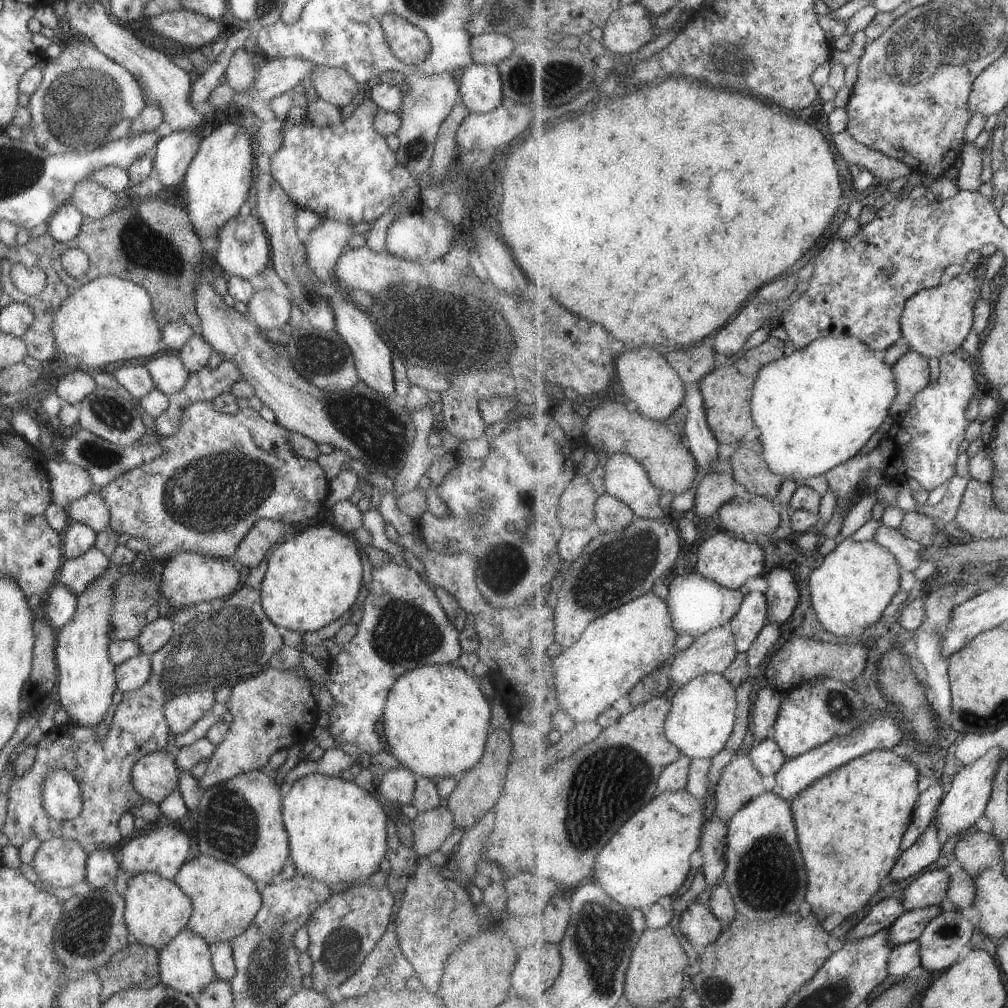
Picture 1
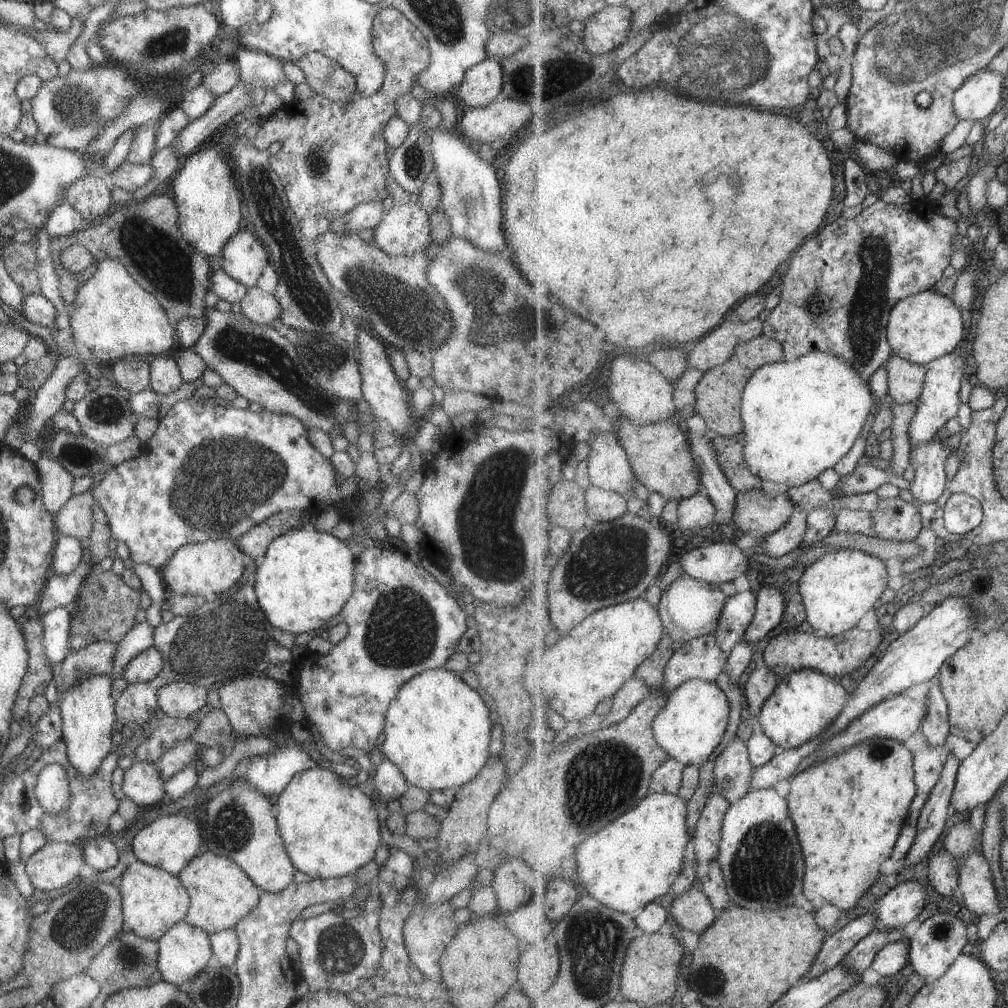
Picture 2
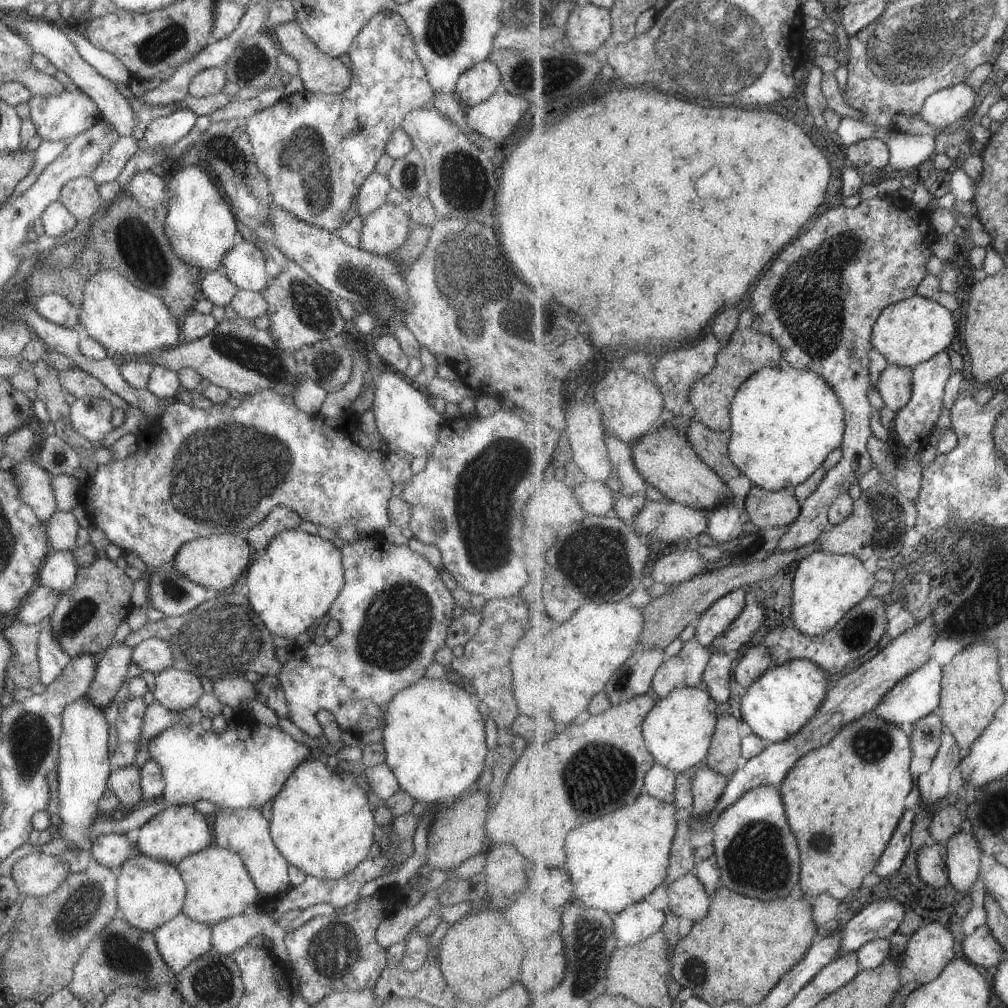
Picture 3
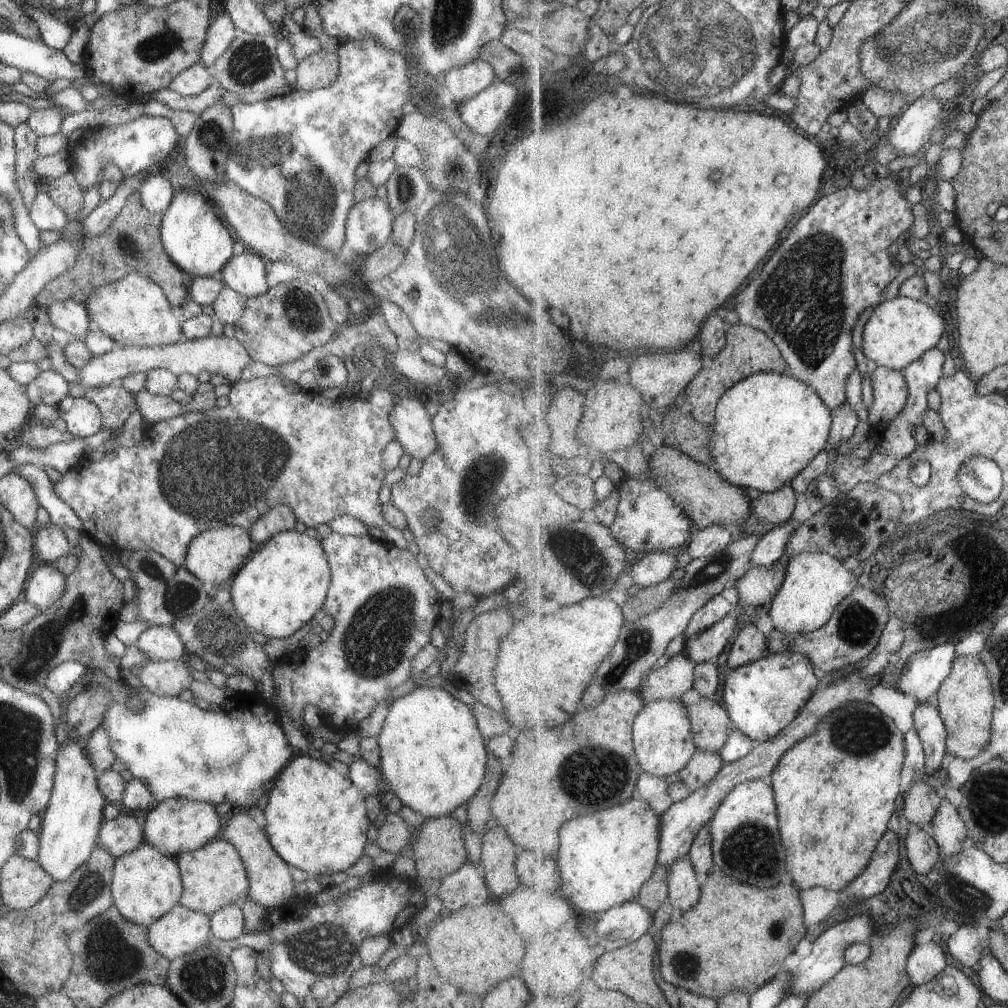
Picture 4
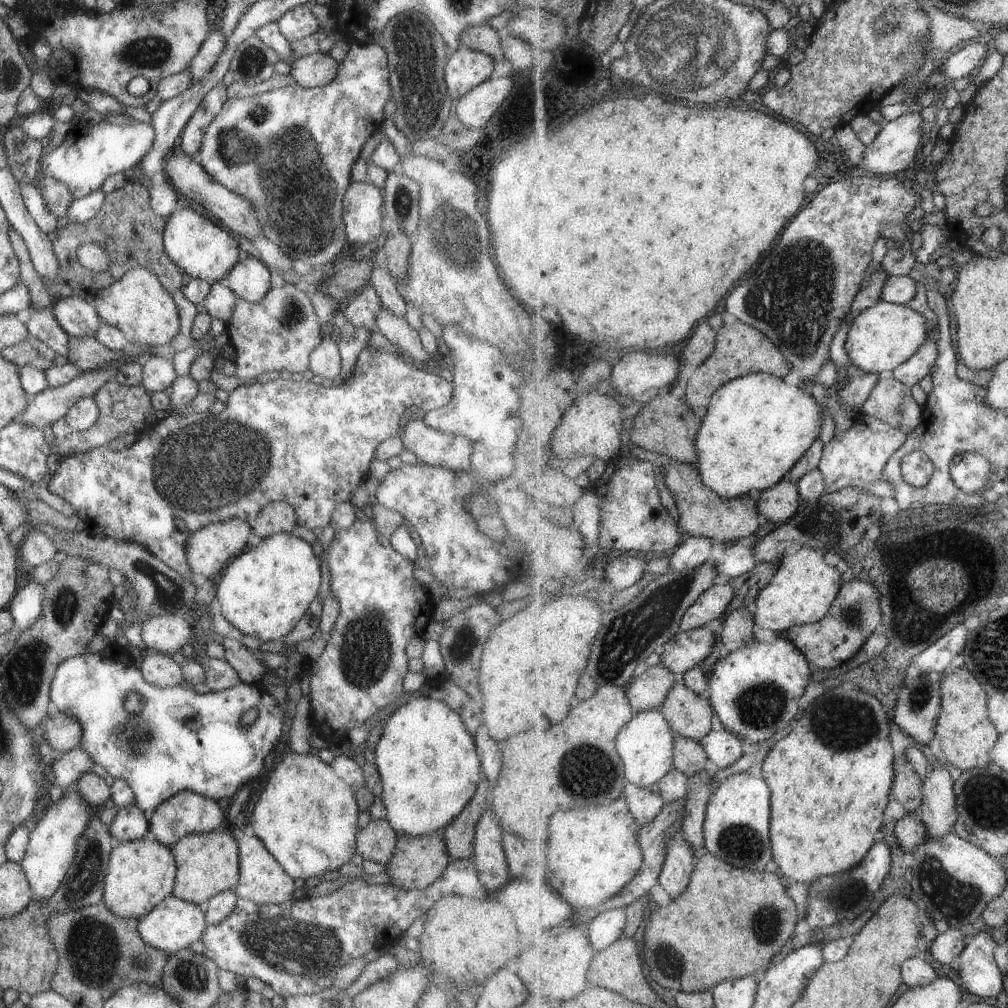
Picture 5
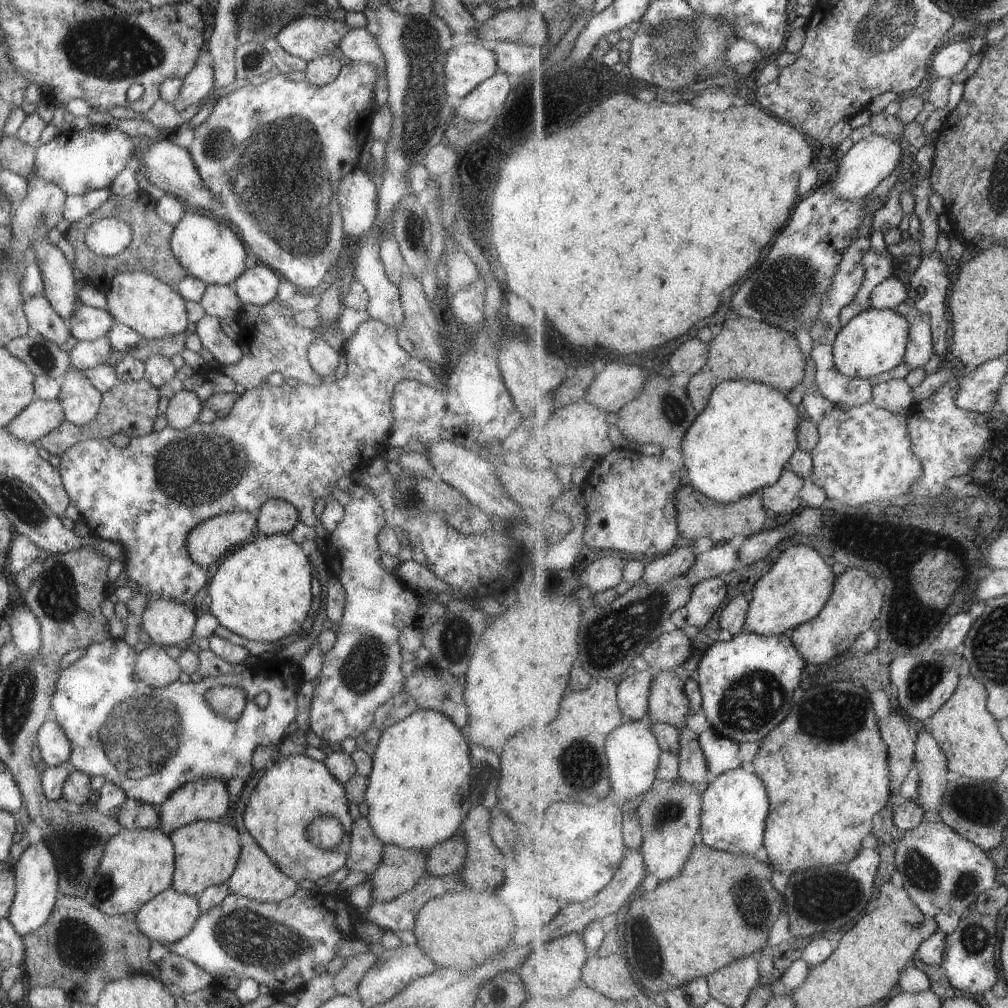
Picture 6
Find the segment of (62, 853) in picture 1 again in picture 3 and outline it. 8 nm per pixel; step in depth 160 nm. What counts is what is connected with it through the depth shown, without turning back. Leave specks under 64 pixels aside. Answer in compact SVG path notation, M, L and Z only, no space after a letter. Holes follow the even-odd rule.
M32 850L13 864L8 878L17 894L37 898L53 893L68 873L67 864L61 864L56 856Z

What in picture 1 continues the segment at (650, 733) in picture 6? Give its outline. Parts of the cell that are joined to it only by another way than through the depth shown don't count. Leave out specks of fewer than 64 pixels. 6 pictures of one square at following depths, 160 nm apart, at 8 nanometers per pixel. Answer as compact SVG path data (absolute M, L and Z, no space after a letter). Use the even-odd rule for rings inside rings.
M719 673L701 675L679 688L671 698L672 711L667 717L667 738L691 760L712 759L717 756L734 734L738 691L725 676Z

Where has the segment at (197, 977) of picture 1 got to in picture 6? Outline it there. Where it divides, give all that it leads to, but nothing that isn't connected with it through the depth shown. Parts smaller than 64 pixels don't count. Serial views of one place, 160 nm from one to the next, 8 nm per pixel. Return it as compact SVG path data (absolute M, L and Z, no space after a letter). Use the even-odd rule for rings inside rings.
M171 886L134 913L137 930L148 940L171 944L189 932L200 911L195 895L178 894Z

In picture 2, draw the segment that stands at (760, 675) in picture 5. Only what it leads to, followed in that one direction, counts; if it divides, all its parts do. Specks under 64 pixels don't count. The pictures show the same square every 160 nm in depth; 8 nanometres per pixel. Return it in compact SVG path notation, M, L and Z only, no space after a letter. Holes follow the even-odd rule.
M801 669L786 677L777 685L758 718L764 734L752 734L747 741L754 768L769 764L781 750L798 749L817 739L838 719L850 696L837 678L819 671Z

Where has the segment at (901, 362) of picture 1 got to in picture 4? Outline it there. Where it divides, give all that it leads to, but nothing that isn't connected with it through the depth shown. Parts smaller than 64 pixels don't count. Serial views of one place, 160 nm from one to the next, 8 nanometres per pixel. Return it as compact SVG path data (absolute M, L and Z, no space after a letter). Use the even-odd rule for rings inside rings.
M873 367L870 369L874 401L868 409L868 421L873 426L879 422L891 422L905 411L907 404L907 380L903 371Z

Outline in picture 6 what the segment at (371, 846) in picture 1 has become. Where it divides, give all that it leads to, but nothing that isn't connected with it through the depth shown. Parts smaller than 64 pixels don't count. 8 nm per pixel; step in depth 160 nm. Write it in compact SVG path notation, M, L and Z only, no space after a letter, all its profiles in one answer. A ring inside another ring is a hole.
M289 754L266 768L265 774L253 788L243 810L243 825L283 876L295 883L300 880L315 883L345 865L349 842L344 838L333 850L321 850L307 840L307 826L315 816L327 814L339 820L343 834L347 836L352 828L348 804L343 784L331 776L322 762L316 762L304 754Z

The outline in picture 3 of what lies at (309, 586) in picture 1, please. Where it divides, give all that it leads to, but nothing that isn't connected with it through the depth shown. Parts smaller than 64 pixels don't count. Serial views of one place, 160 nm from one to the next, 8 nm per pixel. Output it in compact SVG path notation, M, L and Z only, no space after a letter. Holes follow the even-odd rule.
M286 529L279 532L268 544L254 554L243 575L244 596L249 611L257 616L257 620L272 636L295 638L308 629L327 613L331 602L343 587L343 570L339 549L330 541L319 536L311 536L298 529Z

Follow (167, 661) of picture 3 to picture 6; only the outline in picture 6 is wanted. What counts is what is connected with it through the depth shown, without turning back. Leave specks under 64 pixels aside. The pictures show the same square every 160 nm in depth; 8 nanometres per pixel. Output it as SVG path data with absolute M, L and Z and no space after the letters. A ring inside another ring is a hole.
M151 597L141 612L140 628L152 643L174 646L189 642L195 622L196 614L187 603Z

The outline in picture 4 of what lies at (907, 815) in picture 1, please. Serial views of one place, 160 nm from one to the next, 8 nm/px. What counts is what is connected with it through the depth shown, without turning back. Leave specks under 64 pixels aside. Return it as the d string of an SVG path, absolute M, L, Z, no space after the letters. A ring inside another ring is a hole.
M851 702L823 718L817 732L793 744L771 774L789 872L799 889L823 887L841 893L869 866L881 838L889 831L897 798L902 796L905 738L897 724L871 704Z

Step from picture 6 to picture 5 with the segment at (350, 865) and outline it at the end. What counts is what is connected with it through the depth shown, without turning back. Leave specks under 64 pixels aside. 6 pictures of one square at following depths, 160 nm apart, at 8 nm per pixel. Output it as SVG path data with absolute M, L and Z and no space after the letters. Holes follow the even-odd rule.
M369 820L355 834L355 851L363 860L385 865L395 850L398 834L385 820Z

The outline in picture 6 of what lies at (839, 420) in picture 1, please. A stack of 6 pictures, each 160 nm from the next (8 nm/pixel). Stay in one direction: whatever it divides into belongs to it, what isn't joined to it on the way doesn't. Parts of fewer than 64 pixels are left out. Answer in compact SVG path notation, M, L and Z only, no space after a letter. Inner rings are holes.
M729 380L715 388L709 405L683 438L687 484L719 504L733 504L779 483L800 448L801 412L783 393L751 380Z

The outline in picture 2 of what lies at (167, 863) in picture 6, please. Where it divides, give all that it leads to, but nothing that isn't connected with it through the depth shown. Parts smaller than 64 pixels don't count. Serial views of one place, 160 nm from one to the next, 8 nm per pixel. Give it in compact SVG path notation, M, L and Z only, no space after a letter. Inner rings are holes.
M132 860L120 875L119 886L122 930L144 939L157 940L173 924L183 921L189 897L177 878L160 868Z

